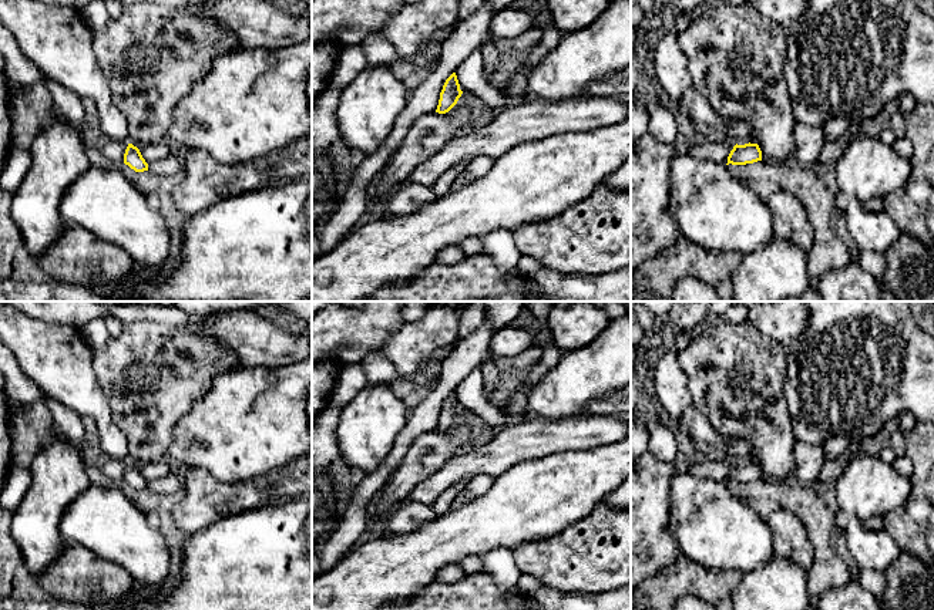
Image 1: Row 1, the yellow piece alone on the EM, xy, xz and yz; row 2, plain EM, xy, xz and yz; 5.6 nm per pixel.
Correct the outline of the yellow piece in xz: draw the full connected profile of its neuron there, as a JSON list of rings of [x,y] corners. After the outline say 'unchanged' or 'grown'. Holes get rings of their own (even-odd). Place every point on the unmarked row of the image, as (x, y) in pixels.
[[[453,391],[444,401],[443,408],[440,411],[440,418],[436,431],[446,432],[448,431],[461,415],[463,410],[460,408],[460,402],[456,391]]]; unchanged

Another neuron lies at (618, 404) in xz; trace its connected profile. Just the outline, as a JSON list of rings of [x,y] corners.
[[[631,385],[589,402],[577,418],[609,415],[631,424]]]

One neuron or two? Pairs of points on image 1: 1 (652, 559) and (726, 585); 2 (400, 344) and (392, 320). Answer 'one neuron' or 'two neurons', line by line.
1: two neurons
2: two neurons

